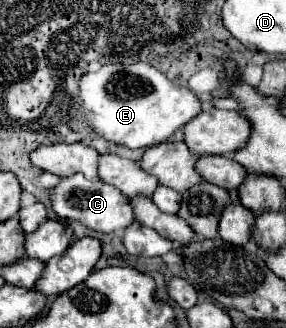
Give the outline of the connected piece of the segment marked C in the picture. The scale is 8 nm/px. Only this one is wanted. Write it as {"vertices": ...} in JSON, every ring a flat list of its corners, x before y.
{"vertices":[[84,175,60,177,60,183,50,189,50,205,60,221,78,221,98,233,122,231,134,221,134,213,126,195,108,183,84,179]]}

